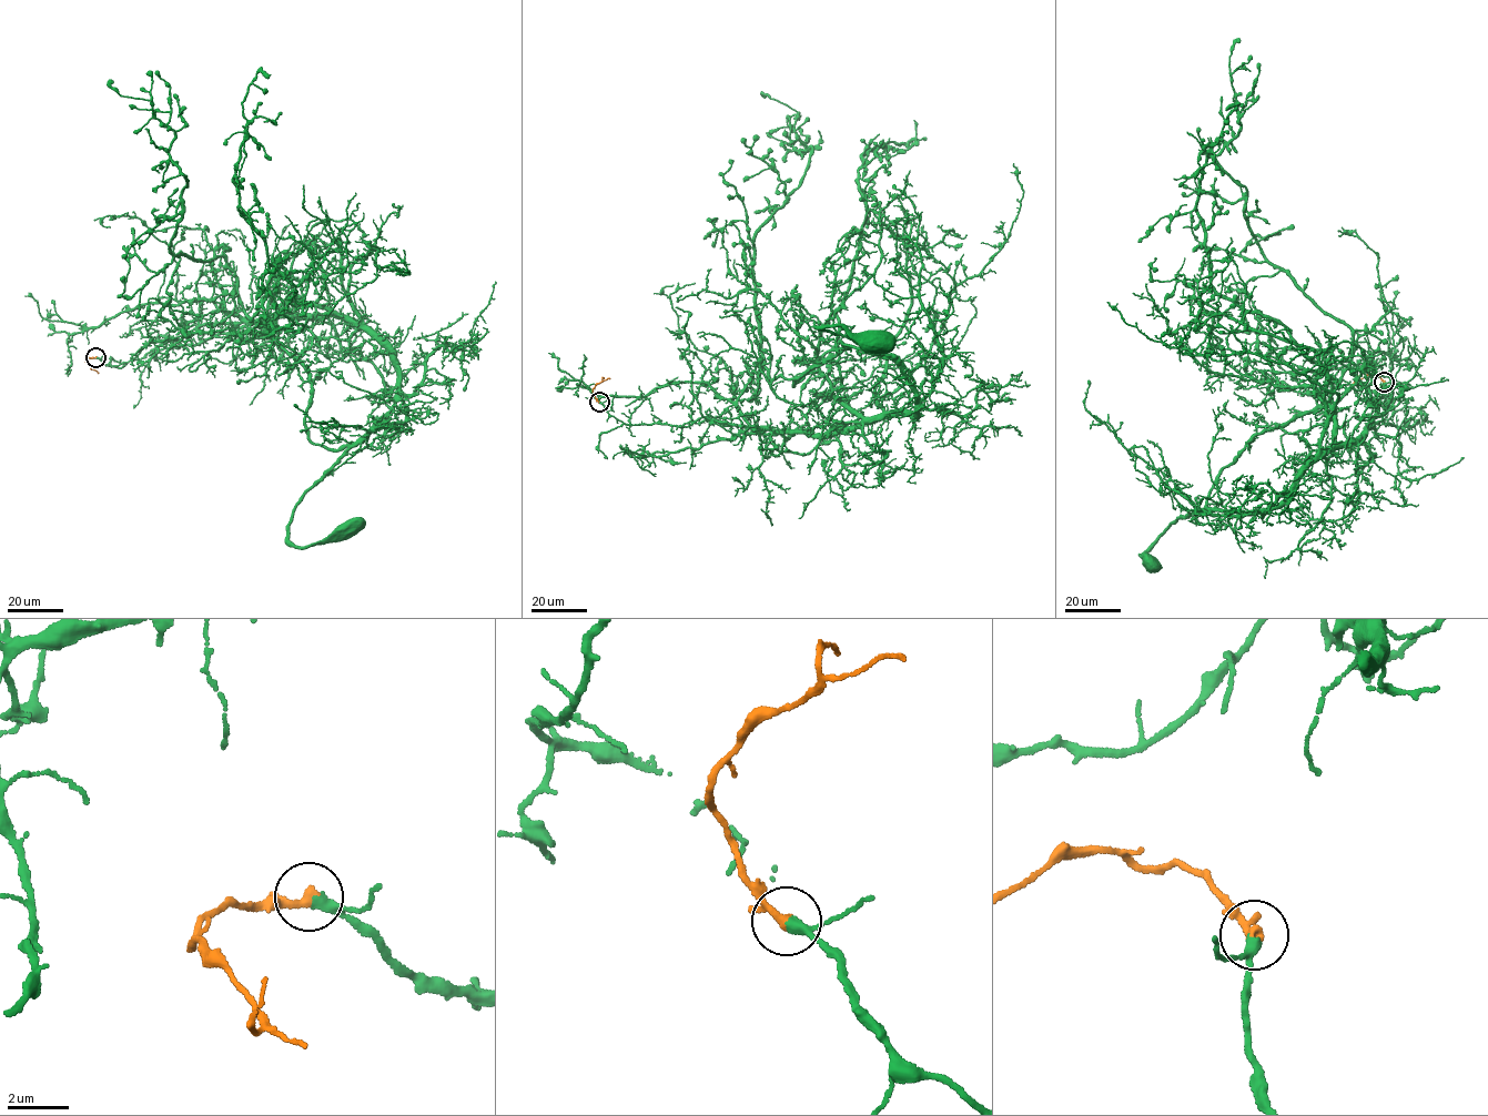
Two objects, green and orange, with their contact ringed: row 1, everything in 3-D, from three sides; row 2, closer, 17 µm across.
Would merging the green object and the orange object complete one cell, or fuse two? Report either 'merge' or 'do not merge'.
merge

